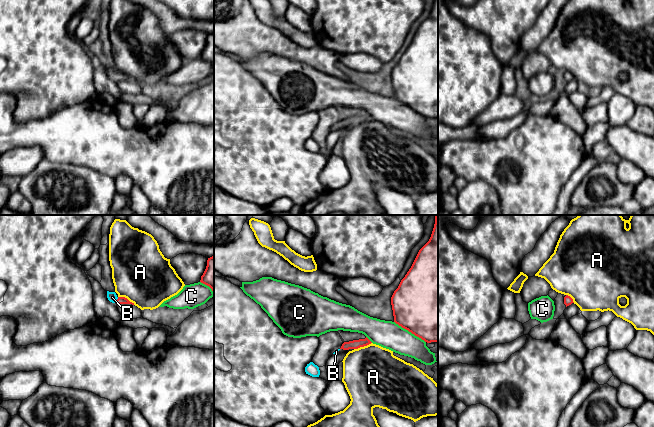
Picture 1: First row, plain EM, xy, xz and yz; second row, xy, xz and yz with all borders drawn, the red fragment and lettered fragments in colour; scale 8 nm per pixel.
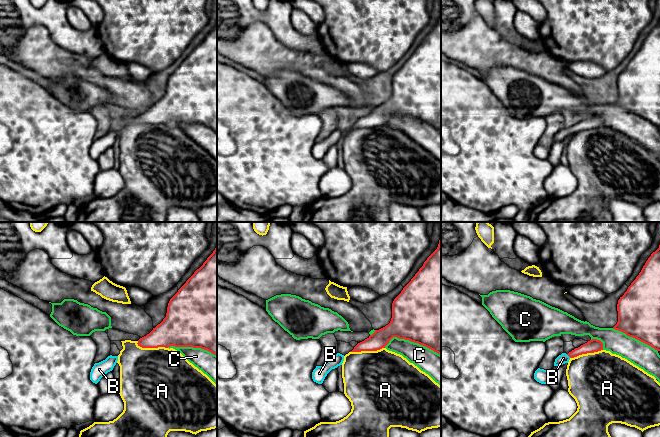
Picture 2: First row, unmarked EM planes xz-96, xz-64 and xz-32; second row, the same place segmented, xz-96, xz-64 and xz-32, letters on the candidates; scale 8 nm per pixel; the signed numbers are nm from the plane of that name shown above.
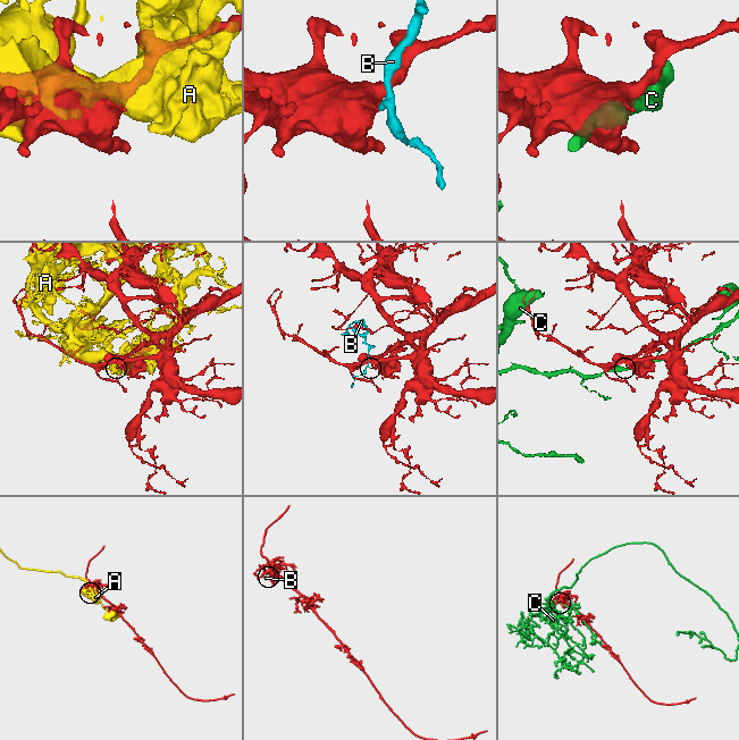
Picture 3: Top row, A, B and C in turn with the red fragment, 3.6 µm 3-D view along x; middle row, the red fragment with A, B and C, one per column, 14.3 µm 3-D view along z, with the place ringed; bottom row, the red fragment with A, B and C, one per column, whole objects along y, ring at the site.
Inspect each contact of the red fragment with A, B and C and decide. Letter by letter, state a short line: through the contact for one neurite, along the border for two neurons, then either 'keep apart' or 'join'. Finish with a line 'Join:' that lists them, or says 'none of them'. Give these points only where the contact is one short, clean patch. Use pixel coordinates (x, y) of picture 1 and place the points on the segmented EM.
A: keep apart
B: line xy (121, 300), (116, 300), (112, 297); join
C: keep apart
Join: B

